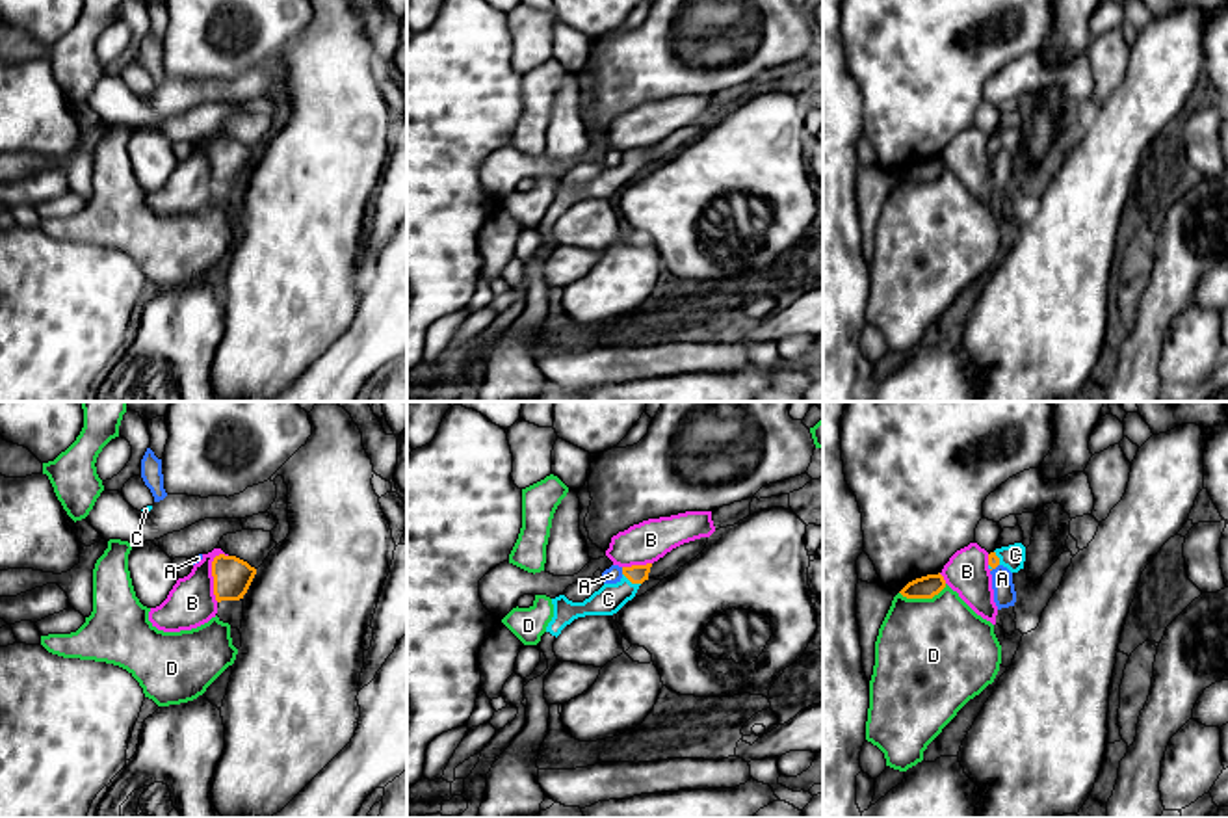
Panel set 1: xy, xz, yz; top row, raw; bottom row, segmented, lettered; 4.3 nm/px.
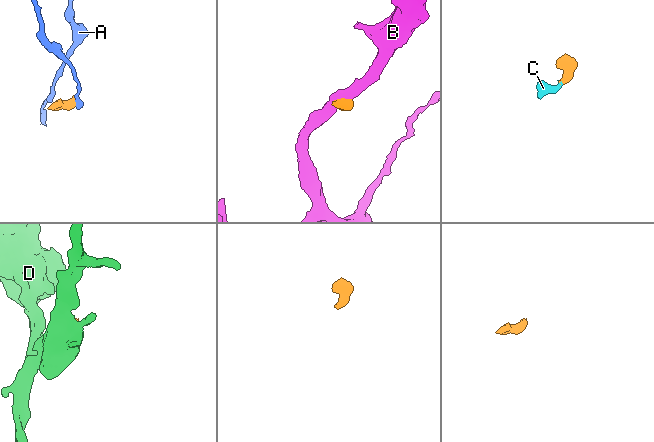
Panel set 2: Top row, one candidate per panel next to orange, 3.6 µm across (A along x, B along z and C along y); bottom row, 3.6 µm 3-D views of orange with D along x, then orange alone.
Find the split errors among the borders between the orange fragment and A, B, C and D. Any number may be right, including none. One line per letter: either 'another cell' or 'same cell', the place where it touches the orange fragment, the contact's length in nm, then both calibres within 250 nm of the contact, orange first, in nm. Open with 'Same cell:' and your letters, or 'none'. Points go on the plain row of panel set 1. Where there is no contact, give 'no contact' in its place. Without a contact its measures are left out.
Same cell: C
A: another cell; meets orange in xz at (623, 155); contact 30 nm long; 80 nm thick on the orange side, 70 nm on the other
B: another cell; meets orange in xy at (212, 158); contact 220 nm long; 160 nm thick on the orange side, 200 nm on the other
C: same cell; meets orange in xz at (632, 166); contact 90 nm long; 80 nm thick on the orange side, 120 nm on the other
D: another cell; meets orange in yz at (922, 181); contact 220 nm long; 100 nm thick on the orange side, 480 nm on the other

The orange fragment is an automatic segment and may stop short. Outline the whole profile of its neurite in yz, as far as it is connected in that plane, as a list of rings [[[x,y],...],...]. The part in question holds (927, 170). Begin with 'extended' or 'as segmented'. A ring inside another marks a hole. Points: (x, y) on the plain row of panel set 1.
as segmented; [[[927,158],[908,165],[899,177],[907,182],[933,182],[946,171],[944,160]]]

